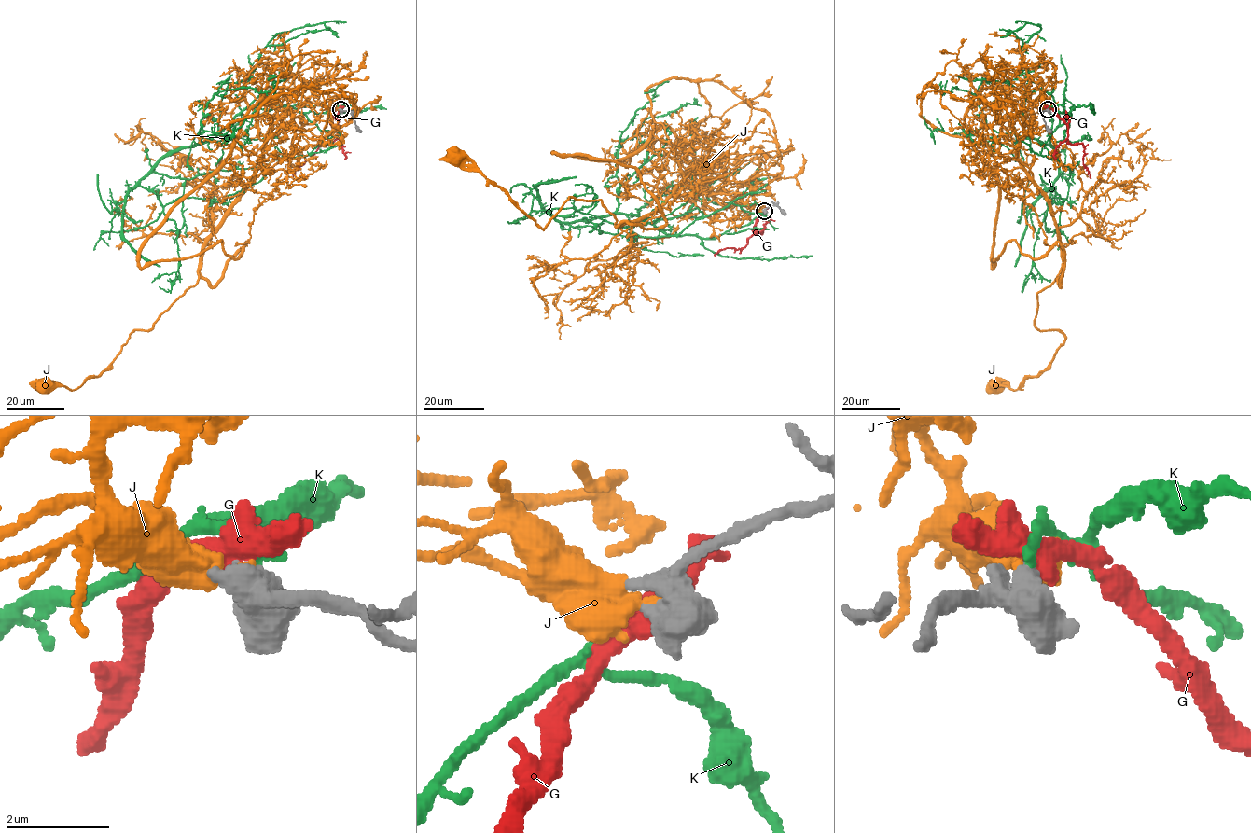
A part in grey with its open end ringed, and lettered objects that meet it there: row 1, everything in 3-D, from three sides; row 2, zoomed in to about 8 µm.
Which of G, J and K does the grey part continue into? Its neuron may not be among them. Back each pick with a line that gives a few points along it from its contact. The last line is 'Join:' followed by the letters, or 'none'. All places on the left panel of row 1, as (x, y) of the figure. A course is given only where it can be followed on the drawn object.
J: course (340, 109), (297, 92), (283, 102), (199, 281), (99, 376), (75, 389), (43, 386)
Join: J

